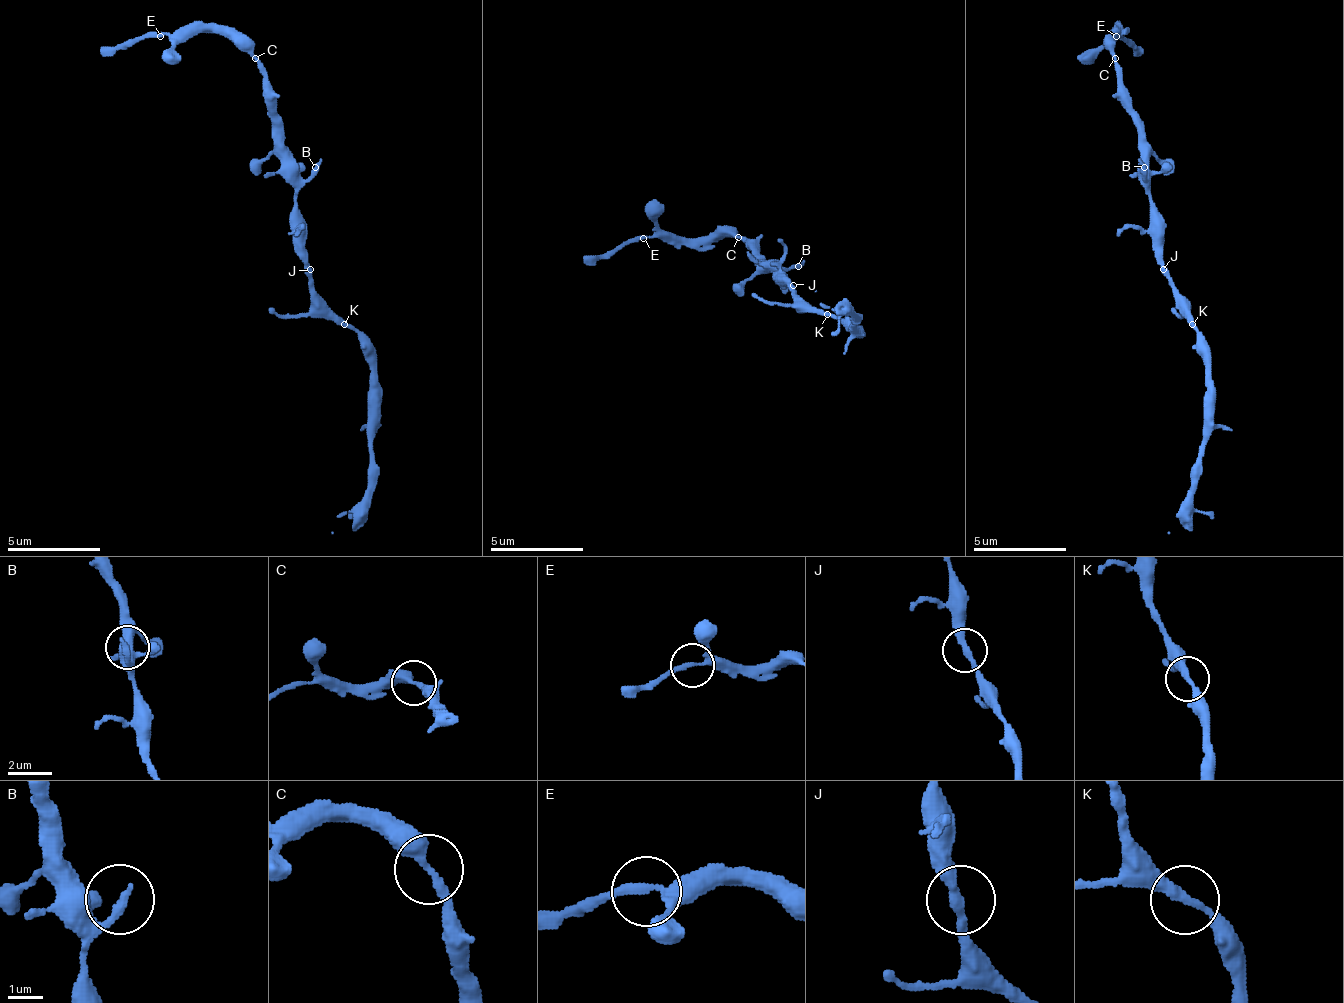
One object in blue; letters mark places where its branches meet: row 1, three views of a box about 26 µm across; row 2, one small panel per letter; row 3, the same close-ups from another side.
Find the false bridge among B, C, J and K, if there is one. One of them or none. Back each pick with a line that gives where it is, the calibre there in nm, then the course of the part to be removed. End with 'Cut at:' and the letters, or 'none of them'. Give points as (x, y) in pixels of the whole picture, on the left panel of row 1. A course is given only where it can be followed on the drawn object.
Cut at: none of them

